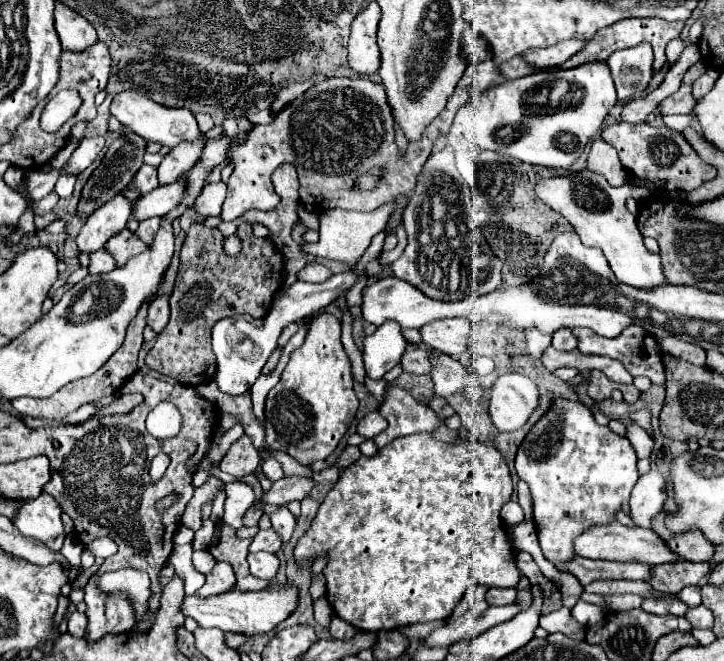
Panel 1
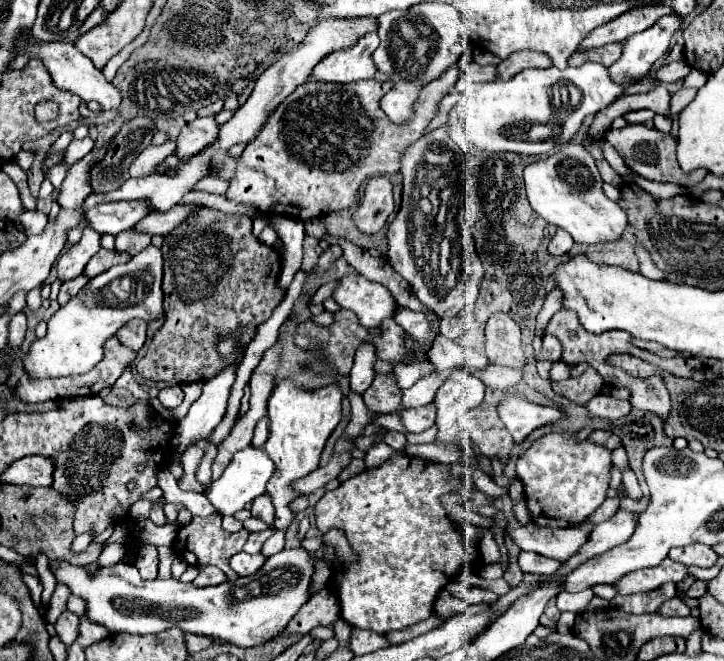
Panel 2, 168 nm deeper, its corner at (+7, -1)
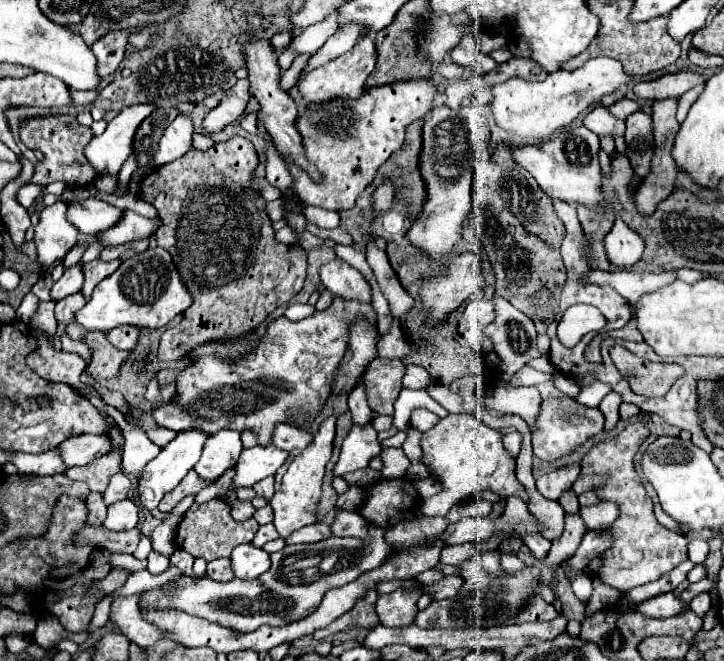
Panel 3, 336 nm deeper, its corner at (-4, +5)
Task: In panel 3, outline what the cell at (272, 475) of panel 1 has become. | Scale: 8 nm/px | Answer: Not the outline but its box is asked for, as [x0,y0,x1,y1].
[233,446,289,486]

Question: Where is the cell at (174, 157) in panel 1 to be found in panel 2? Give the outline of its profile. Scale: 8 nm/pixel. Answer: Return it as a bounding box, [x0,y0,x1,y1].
[174,116,218,158]

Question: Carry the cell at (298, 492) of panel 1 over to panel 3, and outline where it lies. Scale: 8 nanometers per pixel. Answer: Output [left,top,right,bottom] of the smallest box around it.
[335,426,383,476]

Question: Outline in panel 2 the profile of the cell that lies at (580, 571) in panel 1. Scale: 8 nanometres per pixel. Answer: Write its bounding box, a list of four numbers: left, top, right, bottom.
[518,552,564,574]

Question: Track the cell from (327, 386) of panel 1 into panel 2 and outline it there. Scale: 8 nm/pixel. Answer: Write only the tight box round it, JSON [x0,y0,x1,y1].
[264,378,342,530]

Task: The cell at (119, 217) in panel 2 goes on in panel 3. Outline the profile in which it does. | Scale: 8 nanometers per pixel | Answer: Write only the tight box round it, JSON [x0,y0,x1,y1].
[65,200,123,234]

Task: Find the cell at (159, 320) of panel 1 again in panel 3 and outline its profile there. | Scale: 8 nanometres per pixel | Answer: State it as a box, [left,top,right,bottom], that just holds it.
[105,326,139,350]

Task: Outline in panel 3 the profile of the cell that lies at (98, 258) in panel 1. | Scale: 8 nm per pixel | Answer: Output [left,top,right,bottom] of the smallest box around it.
[55,292,85,326]

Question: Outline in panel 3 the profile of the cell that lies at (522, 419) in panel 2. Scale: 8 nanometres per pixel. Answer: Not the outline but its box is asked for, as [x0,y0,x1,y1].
[531,398,605,462]

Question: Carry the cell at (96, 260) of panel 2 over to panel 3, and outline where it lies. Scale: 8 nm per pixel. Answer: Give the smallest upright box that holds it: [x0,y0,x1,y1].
[83,260,121,302]

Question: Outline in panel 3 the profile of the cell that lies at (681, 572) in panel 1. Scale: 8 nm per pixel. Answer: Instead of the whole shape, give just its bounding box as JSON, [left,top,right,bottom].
[581,422,687,592]

